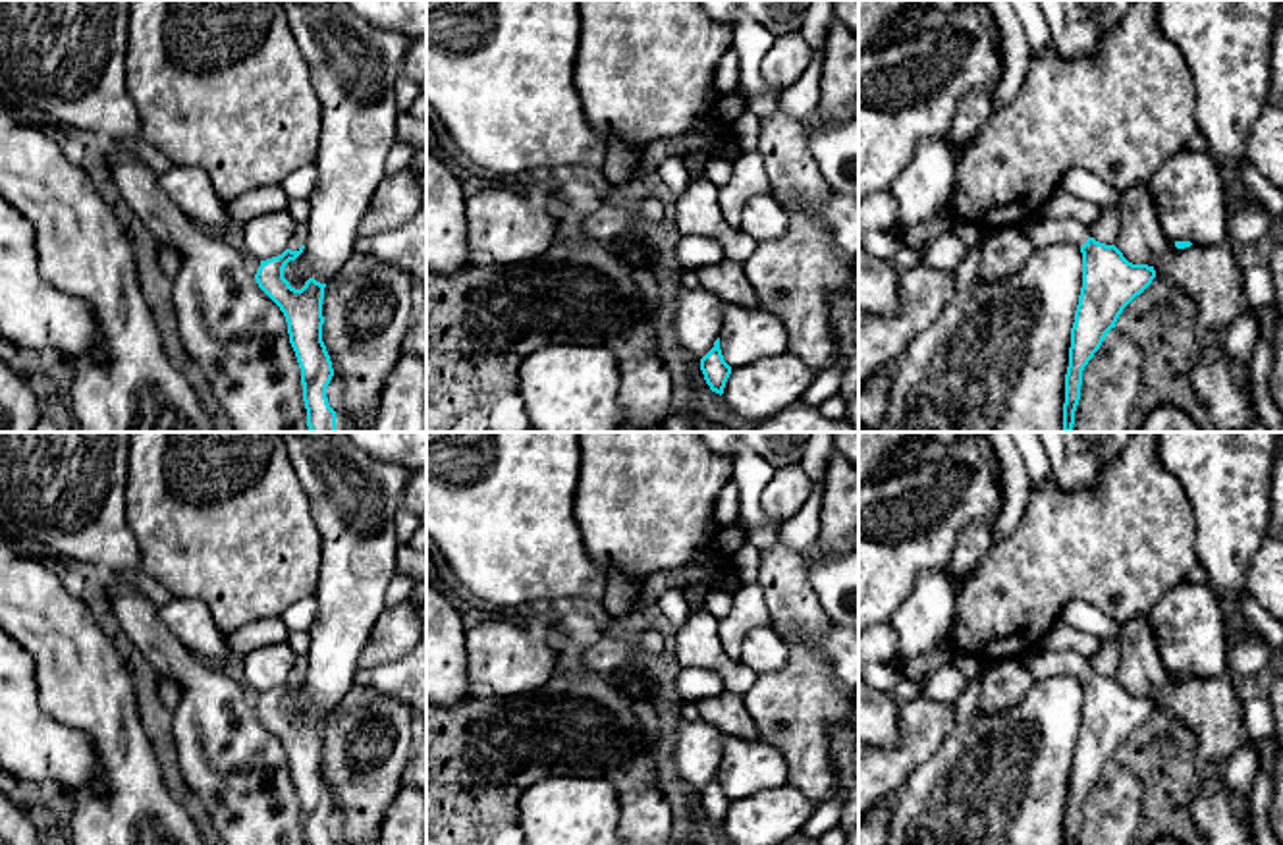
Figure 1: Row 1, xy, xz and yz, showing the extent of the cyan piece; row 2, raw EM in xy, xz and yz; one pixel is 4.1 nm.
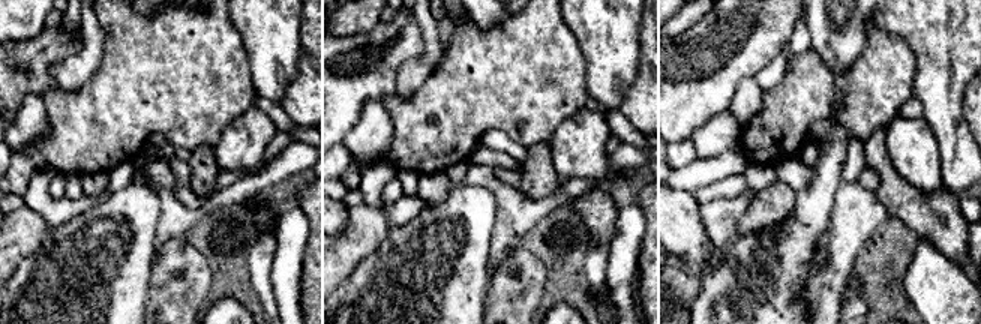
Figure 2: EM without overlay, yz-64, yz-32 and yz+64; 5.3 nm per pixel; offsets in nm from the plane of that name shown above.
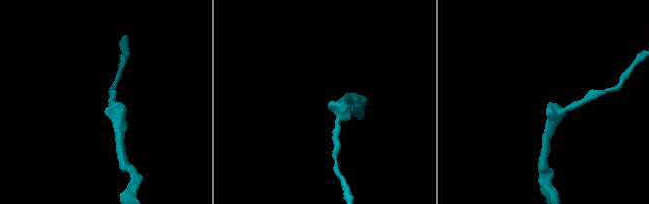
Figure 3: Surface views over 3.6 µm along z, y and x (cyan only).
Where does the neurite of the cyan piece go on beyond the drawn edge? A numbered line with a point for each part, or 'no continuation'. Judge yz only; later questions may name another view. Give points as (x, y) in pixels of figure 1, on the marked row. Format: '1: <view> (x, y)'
1: yz (1044, 232)

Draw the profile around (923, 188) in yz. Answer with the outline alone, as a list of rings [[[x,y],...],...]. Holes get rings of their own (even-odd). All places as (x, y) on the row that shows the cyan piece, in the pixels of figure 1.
[[[942,139],[918,143],[911,162],[889,183],[899,222],[918,226],[943,212],[955,185],[955,158]]]

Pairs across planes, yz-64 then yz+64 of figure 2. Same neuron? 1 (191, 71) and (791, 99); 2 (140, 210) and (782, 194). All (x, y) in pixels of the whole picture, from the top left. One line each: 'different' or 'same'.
1: same
2: different

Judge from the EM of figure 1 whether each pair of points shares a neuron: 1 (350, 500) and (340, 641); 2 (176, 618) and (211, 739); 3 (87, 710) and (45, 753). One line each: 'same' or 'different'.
1: same
2: different
3: different

